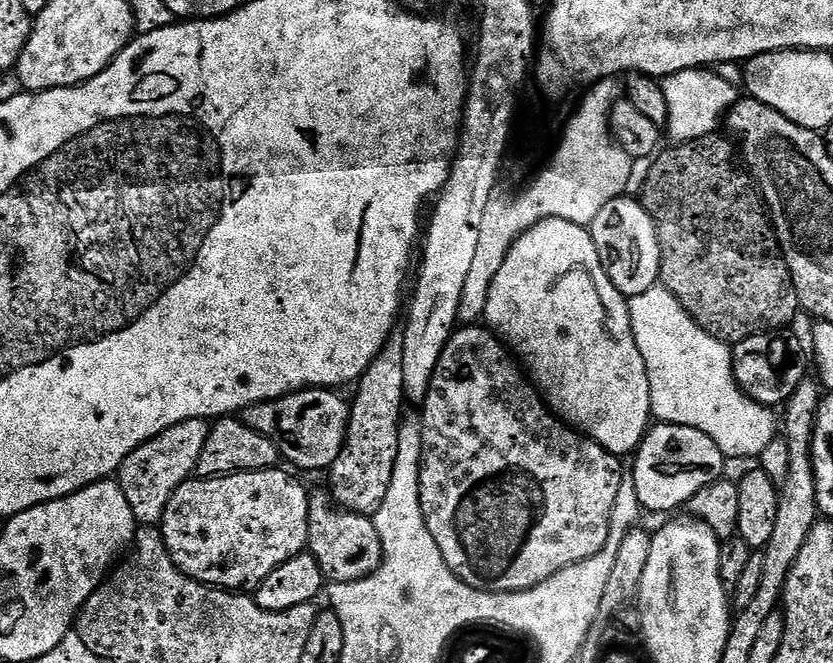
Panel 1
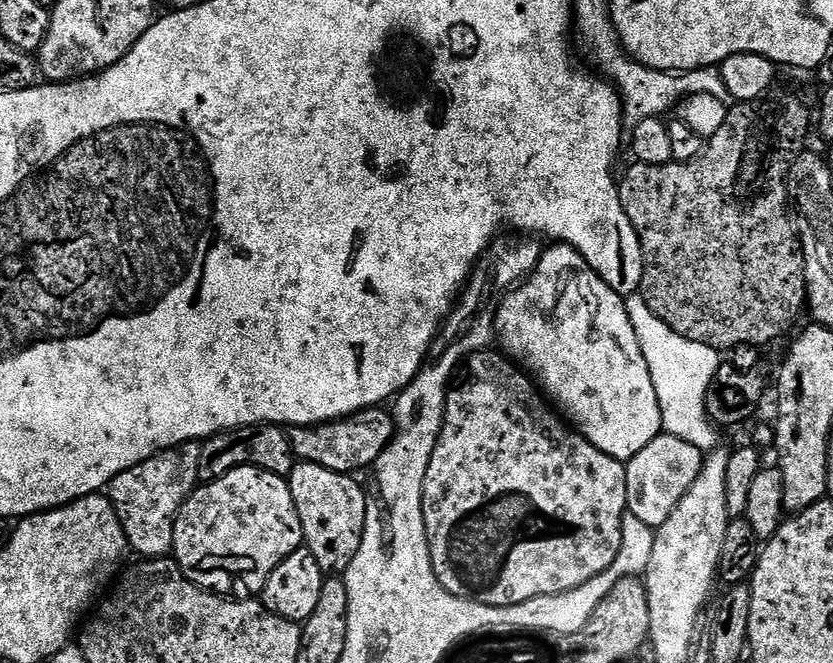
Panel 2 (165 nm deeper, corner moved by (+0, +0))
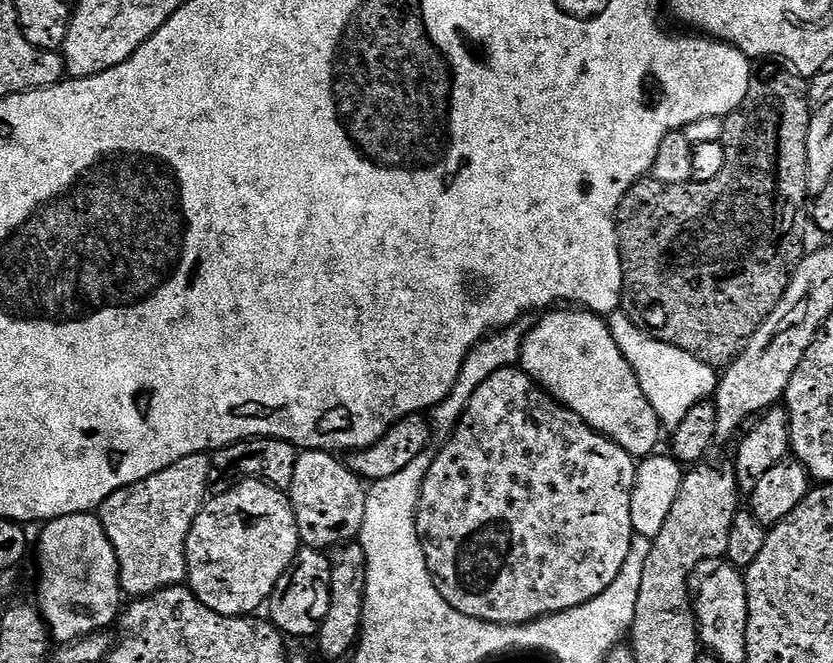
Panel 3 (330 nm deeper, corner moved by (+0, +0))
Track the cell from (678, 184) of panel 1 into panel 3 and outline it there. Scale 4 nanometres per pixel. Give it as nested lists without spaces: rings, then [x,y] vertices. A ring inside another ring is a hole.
[[[772,62],[765,64],[768,65],[761,72],[759,69],[753,75],[742,106],[731,112],[729,116],[723,117],[724,133],[720,145],[724,147],[726,162],[722,166],[722,174],[718,174],[714,182],[663,184],[651,178],[638,180],[636,185],[624,195],[616,211],[616,245],[620,247],[624,279],[623,312],[655,340],[661,340],[670,346],[678,346],[678,350],[686,350],[686,354],[698,358],[703,364],[708,364],[717,370],[731,364],[739,356],[741,350],[748,345],[749,338],[758,330],[758,326],[762,326],[762,322],[771,314],[774,306],[778,306],[782,294],[786,294],[786,286],[793,272],[806,252],[800,219],[803,216],[805,219],[806,205],[810,200],[806,186],[806,130],[810,130],[810,118],[814,114],[814,108],[808,99],[809,81],[787,66],[777,66]]]

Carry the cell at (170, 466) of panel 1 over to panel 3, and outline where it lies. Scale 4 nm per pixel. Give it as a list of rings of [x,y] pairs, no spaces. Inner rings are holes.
[[[202,452],[190,458],[182,458],[182,462],[166,466],[166,470],[158,470],[158,474],[150,474],[150,478],[110,494],[110,498],[106,498],[106,502],[100,505],[100,524],[120,563],[120,587],[125,597],[149,596],[163,588],[175,588],[187,581],[188,559],[184,547],[188,544],[190,526],[199,514],[208,492],[208,462],[209,457]]]

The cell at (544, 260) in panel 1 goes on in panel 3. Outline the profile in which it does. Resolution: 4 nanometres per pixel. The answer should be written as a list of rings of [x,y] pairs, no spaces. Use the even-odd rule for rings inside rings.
[[[560,306],[548,310],[539,317],[540,321],[523,337],[520,346],[518,367],[531,378],[533,384],[539,386],[555,403],[563,404],[578,418],[587,422],[595,432],[613,440],[622,450],[626,450],[634,458],[647,458],[657,451],[656,443],[660,440],[662,425],[658,414],[654,414],[654,406],[642,394],[642,386],[622,350],[612,337],[607,319],[603,315],[577,310],[572,306]]]

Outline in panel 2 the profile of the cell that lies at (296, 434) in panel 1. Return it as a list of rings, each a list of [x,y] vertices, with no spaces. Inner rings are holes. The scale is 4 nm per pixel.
[[[377,406],[367,408],[365,412],[355,412],[347,416],[345,420],[332,420],[329,424],[315,424],[309,428],[293,428],[288,432],[288,441],[292,447],[293,457],[305,464],[317,464],[326,466],[326,470],[335,472],[347,472],[349,474],[360,474],[363,468],[371,469],[376,460],[386,450],[388,443],[392,441],[392,435],[396,433],[396,421],[387,407]]]

